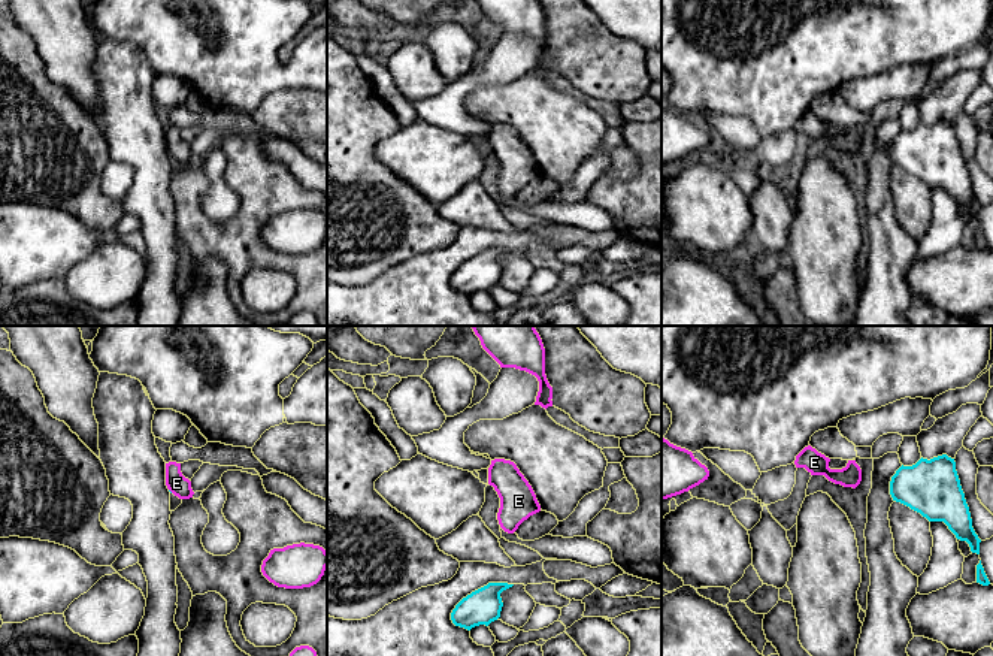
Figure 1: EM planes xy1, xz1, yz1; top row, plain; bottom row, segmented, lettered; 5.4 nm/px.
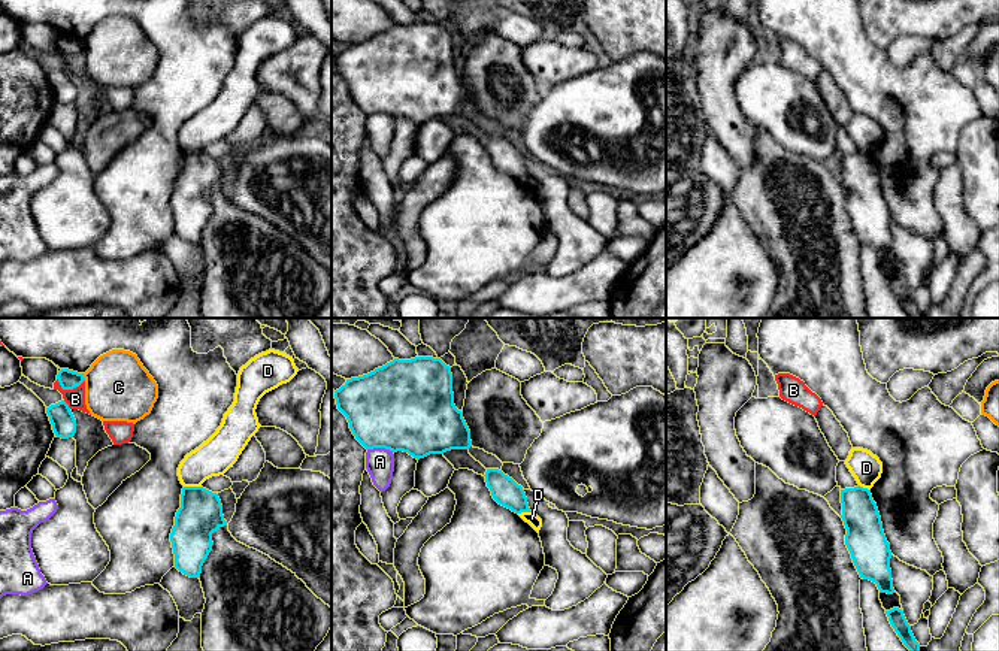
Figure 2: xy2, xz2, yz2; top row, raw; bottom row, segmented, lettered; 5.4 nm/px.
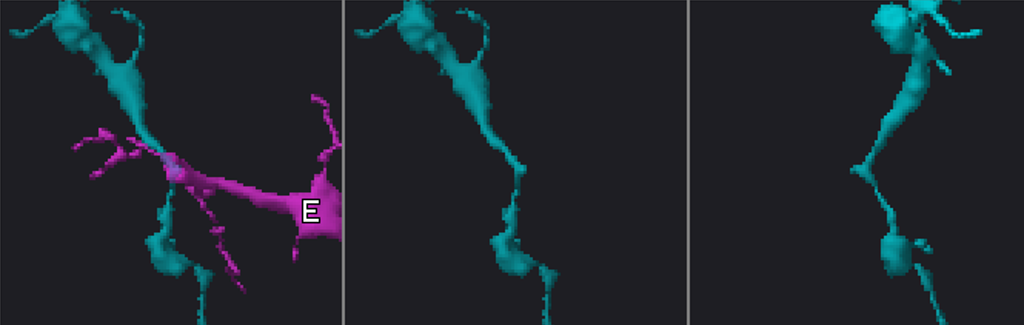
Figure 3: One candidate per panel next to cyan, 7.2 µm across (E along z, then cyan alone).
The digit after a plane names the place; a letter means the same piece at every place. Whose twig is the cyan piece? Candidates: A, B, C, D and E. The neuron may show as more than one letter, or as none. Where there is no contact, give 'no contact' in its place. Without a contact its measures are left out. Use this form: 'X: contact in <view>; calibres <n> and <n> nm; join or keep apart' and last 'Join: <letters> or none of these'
A: contact in xz2; calibres 480 and 160 nm; keep apart
B: contact in xy2; calibres 110 and 100 nm; keep apart
C: contact in xy2; calibres 110 and 360 nm; keep apart
D: contact in xy2; calibres 240 and 200 nm; keep apart
E: no contact; join
Join: E

